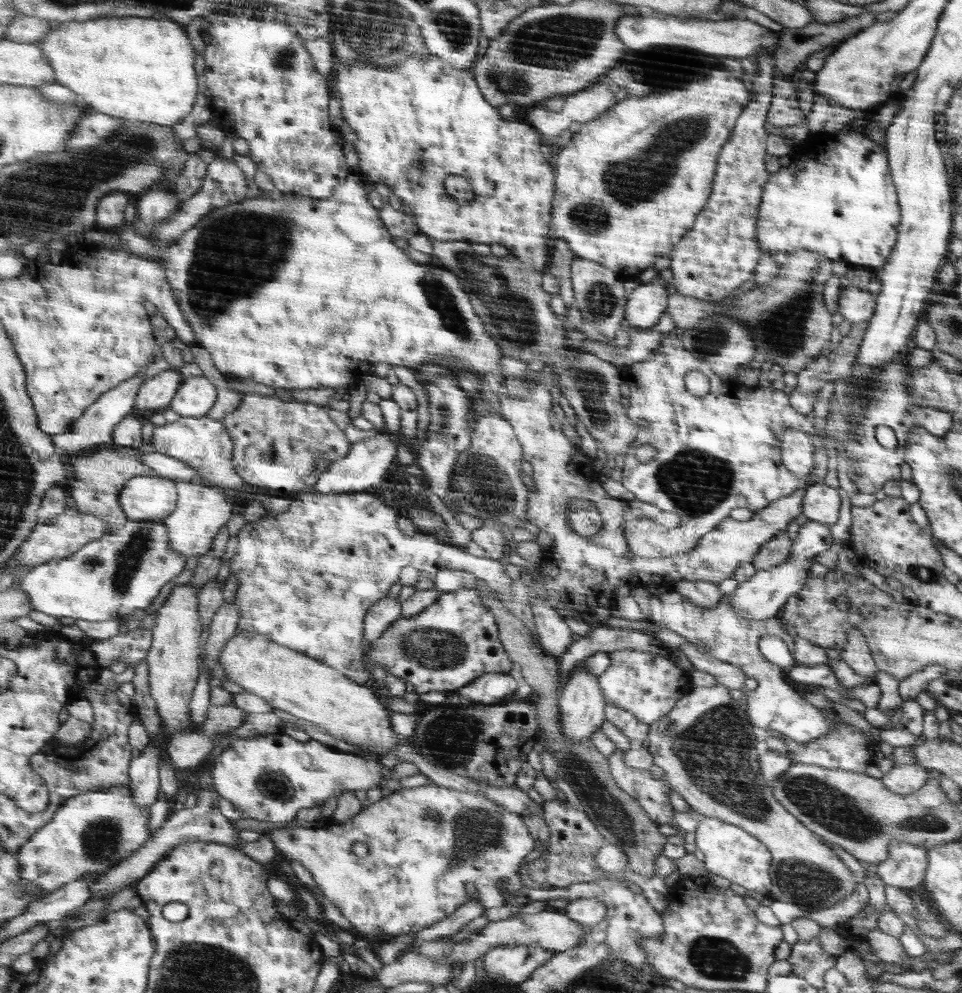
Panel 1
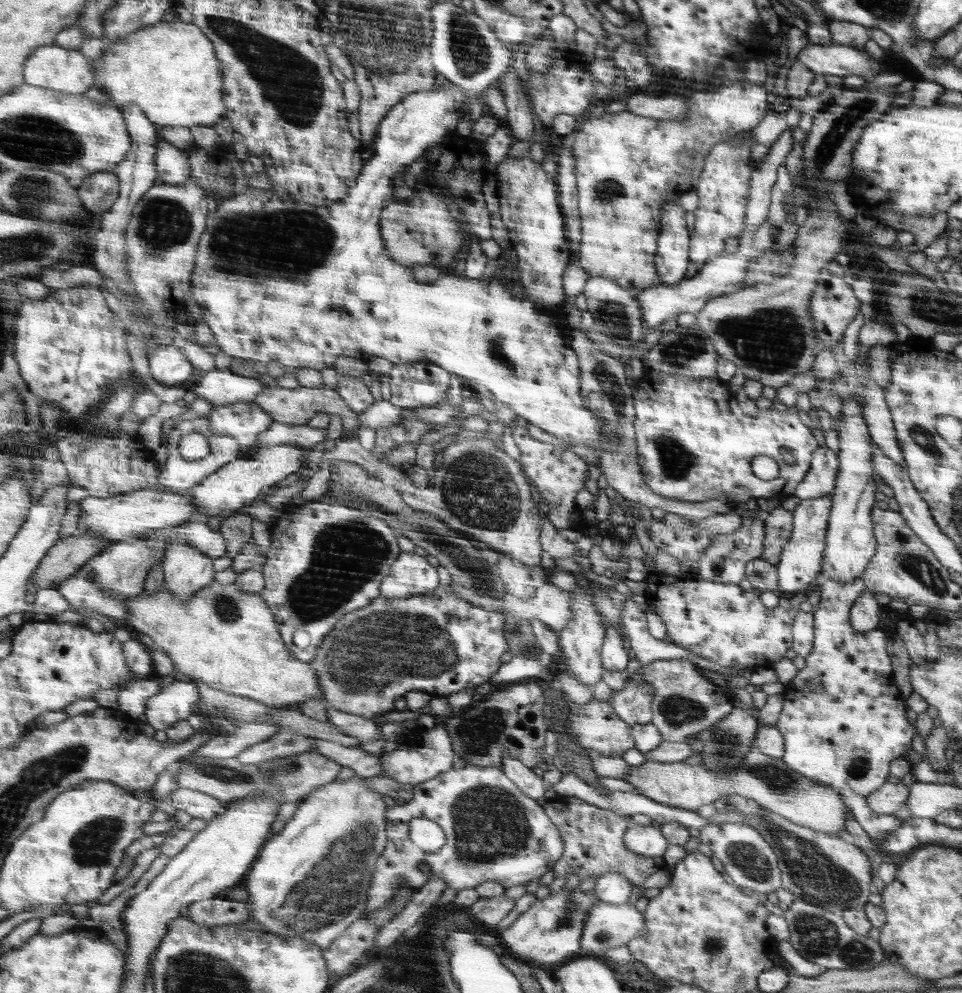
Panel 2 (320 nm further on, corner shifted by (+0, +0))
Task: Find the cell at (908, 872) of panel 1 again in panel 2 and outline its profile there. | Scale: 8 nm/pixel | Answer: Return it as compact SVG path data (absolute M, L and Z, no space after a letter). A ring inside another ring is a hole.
M823 575L818 578L818 583L822 589L819 594L820 602L818 606L814 608L812 612L815 616L814 627L815 627L815 639L813 641L812 653L805 658L805 667L796 673L796 676L786 684L782 695L783 698L783 709L779 714L778 720L776 722L776 728L780 730L780 734L785 740L785 749L781 759L787 763L791 768L797 770L800 774L805 775L806 778L812 778L815 782L821 782L822 785L831 785L834 790L840 791L844 795L845 802L848 803L849 809L852 810L852 816L856 819L856 822L869 834L872 838L872 842L881 841L885 839L885 836L894 829L897 829L900 824L878 824L878 813L872 812L872 807L868 805L868 796L870 793L874 793L881 788L882 785L886 784L886 778L888 778L888 766L892 760L896 758L902 758L908 750L912 750L912 740L914 736L918 733L918 730L906 720L906 709L904 708L904 702L902 702L902 696L896 696L898 694L899 688L894 688L894 686L886 686L886 684L892 684L892 659L888 658L889 654L886 654L887 642L884 638L884 632L882 636L872 636L872 638L864 638L867 632L858 632L854 630L852 623L850 622L850 613L852 612L853 605L858 598L865 593L867 587L865 583L862 582L861 578L856 578L852 583L836 583L834 579L828 579ZM810 679L818 679L821 684L821 690L816 692L810 692L806 688L806 681Z

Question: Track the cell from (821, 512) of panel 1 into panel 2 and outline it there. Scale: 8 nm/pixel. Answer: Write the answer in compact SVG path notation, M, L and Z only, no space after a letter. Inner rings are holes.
M824 444L816 451L812 468L801 485L797 487L795 495L800 500L831 495L835 488L836 474L838 474L838 460L838 456Z

